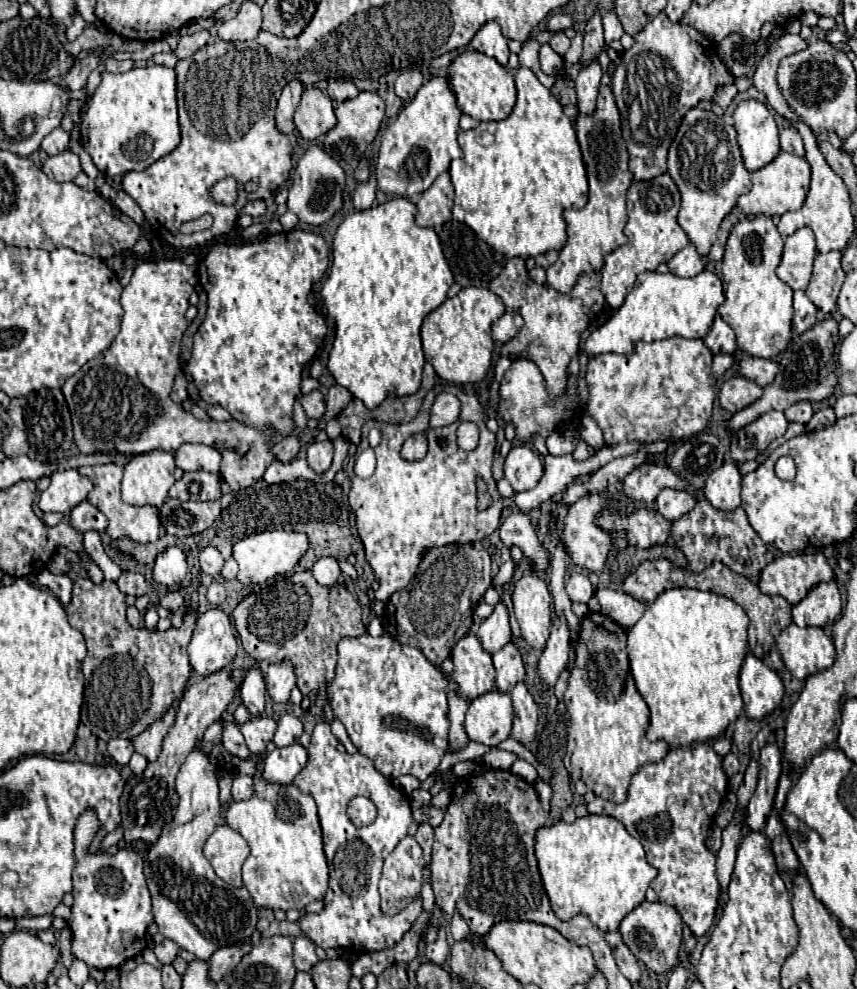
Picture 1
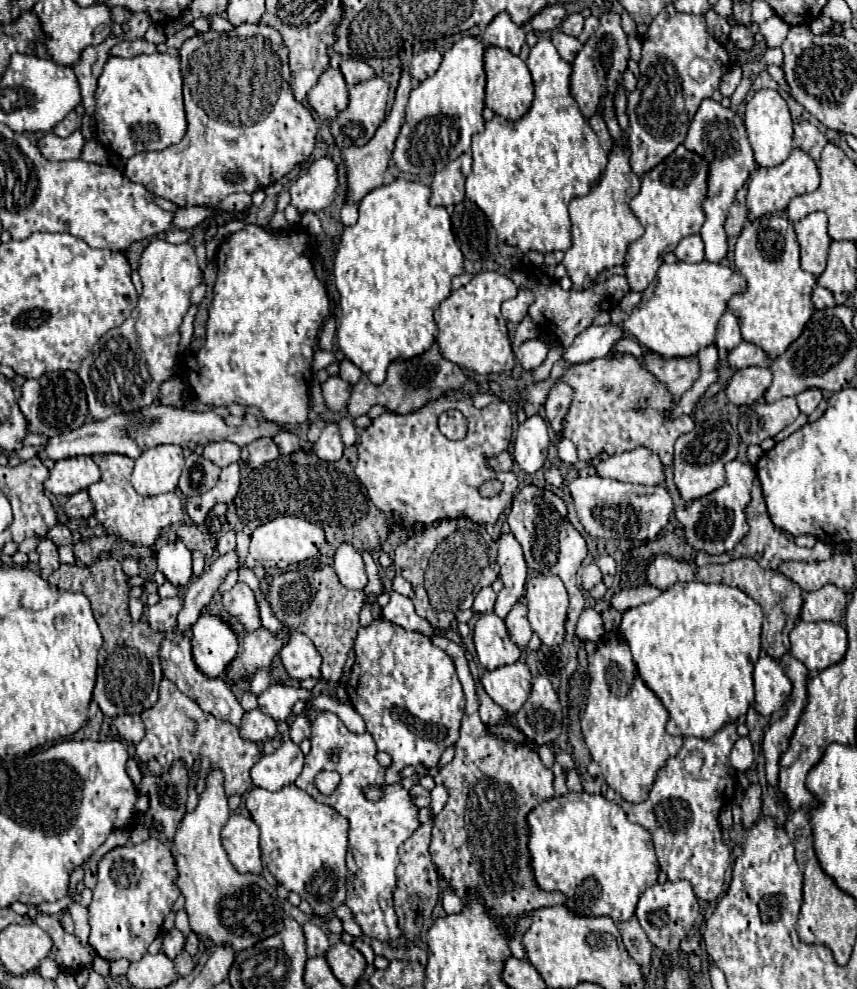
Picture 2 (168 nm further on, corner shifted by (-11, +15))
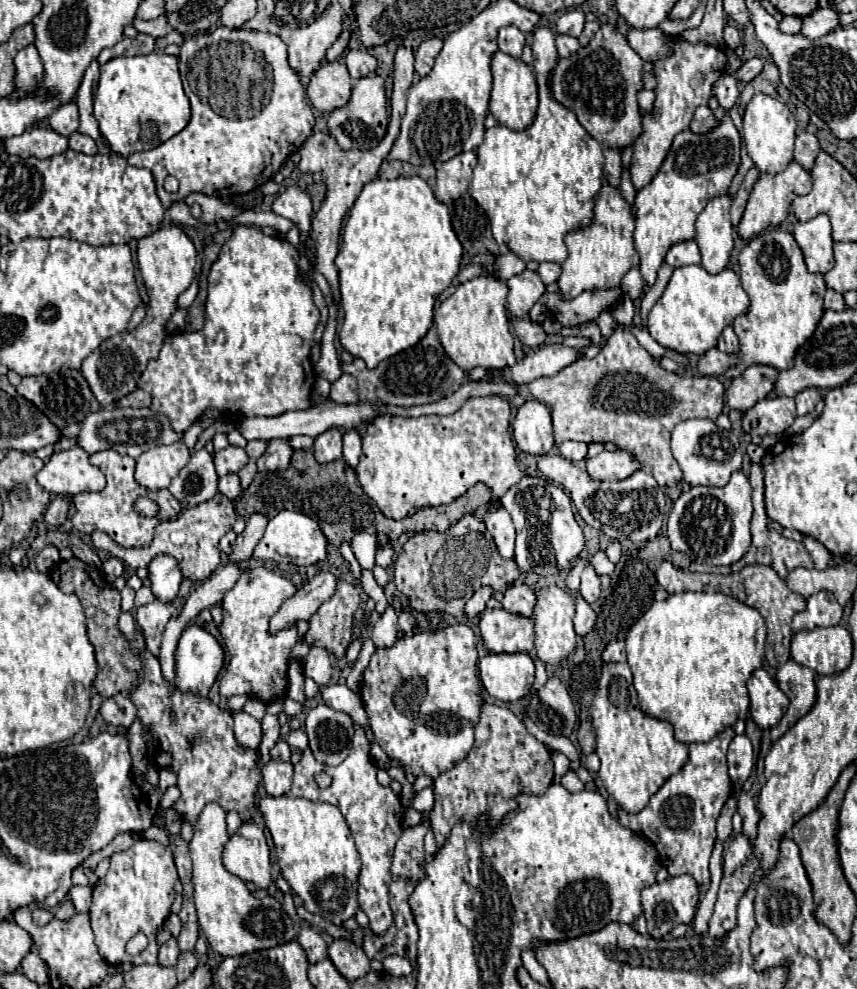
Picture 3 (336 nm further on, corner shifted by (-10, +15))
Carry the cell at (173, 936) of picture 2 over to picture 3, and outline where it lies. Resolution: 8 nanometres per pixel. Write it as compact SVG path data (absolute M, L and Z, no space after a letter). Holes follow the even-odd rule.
M169 939L165 945L161 945L159 949L159 963L165 967L173 967L177 963L177 955L179 955L179 945L177 939Z

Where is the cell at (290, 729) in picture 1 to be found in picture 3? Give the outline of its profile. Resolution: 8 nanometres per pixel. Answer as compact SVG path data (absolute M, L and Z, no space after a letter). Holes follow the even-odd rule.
M297 729L297 731L291 731L289 737L287 737L287 743L291 749L307 749L307 733L303 729Z

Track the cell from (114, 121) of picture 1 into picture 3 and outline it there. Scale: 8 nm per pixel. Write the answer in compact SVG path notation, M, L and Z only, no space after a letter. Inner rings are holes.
M149 53L139 57L115 57L101 67L95 93L95 117L101 135L113 153L129 157L135 151L149 151L185 129L191 117L189 99L183 93L177 57Z

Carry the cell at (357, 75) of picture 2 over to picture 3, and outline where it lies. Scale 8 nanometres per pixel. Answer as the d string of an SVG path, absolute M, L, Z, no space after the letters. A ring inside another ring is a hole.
M349 51L347 57L345 57L345 63L347 63L347 69L349 69L349 75L353 79L361 79L361 77L369 77L369 75L375 75L375 69L377 69L377 61L373 55L369 55L367 51Z

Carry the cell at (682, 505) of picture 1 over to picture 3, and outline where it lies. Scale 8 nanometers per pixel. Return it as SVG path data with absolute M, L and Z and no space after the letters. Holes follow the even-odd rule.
M687 419L679 423L671 433L671 451L683 471L683 483L691 487L723 487L729 481L731 473L741 469L739 437L733 431L719 429L711 419Z

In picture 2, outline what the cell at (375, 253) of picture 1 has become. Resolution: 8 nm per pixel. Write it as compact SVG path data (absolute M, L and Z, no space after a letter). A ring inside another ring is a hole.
M396 179L390 185L372 189L358 205L356 225L344 229L342 245L334 259L334 283L342 309L336 333L338 347L376 385L386 379L386 369L392 361L410 359L430 349L438 335L434 311L450 295L450 279L464 273L464 257L456 245L450 215L444 207L432 207L428 201L430 187L418 181Z

